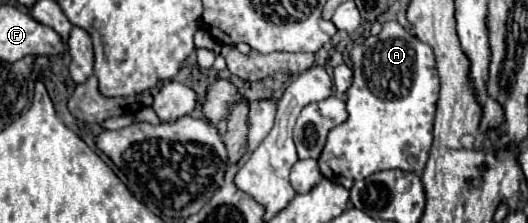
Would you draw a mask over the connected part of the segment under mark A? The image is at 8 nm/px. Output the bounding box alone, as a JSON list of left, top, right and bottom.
[319,22,439,188]

